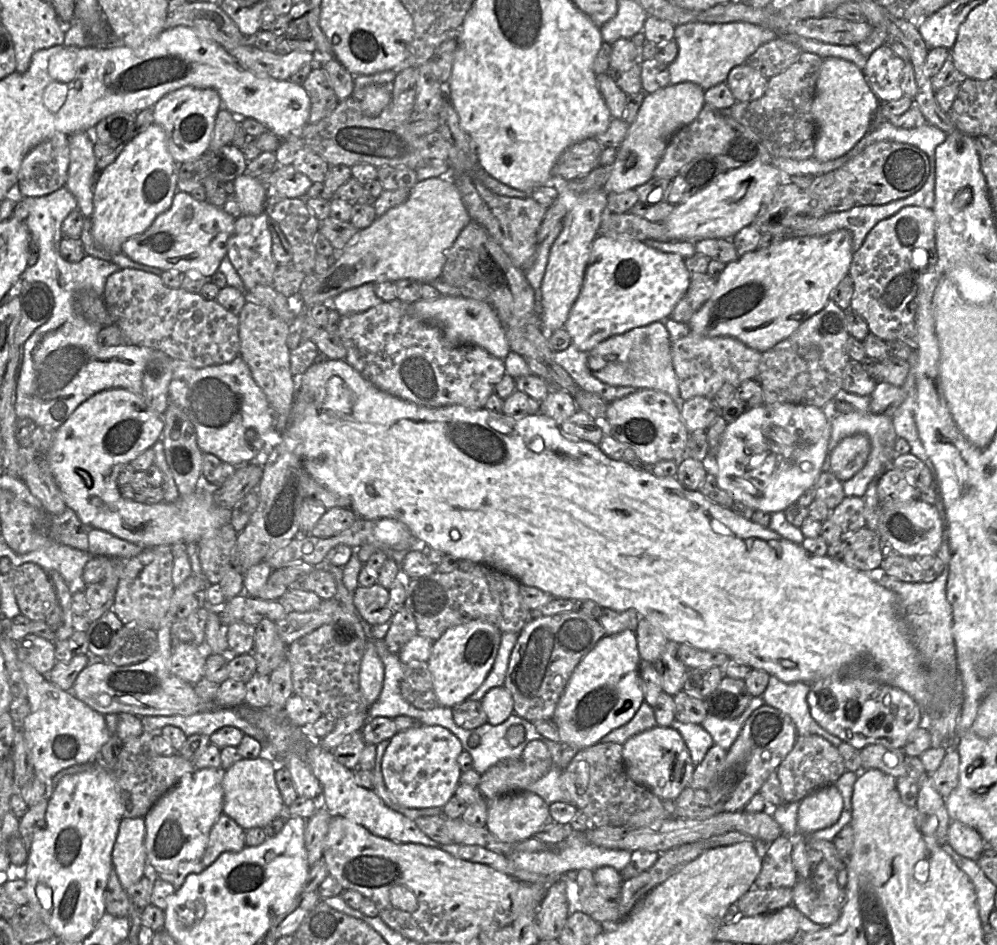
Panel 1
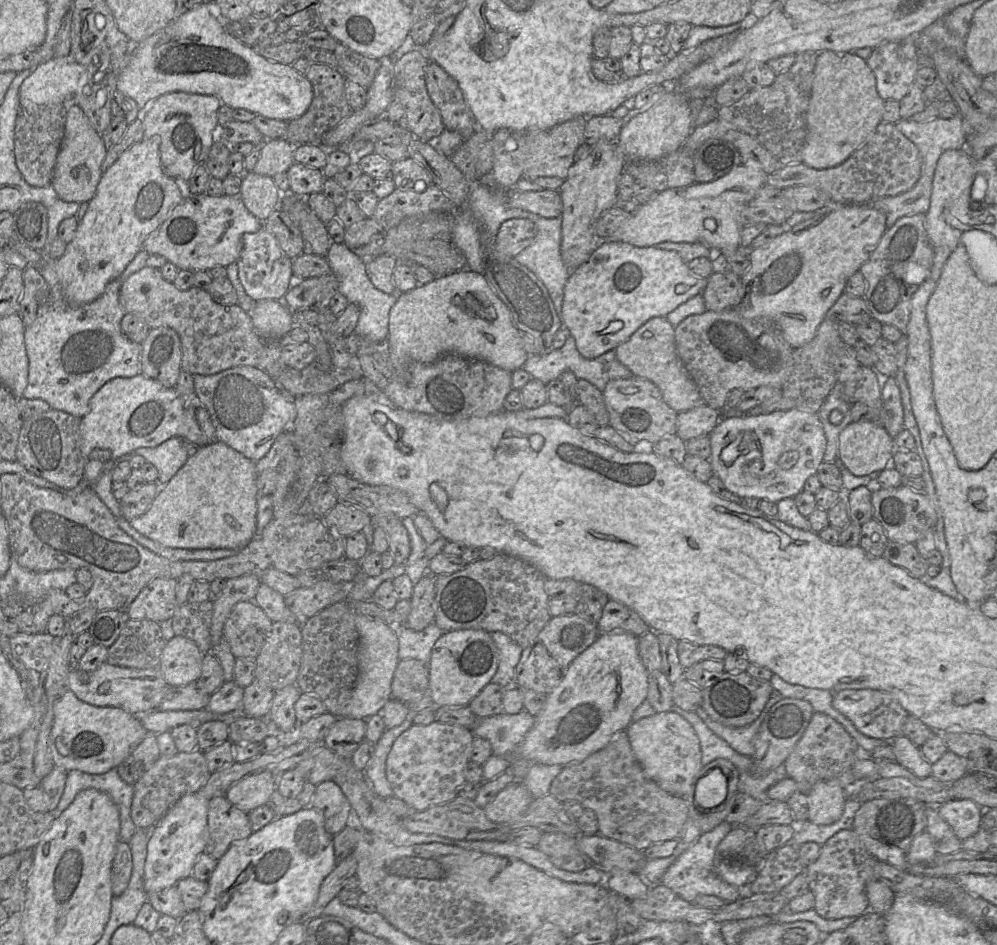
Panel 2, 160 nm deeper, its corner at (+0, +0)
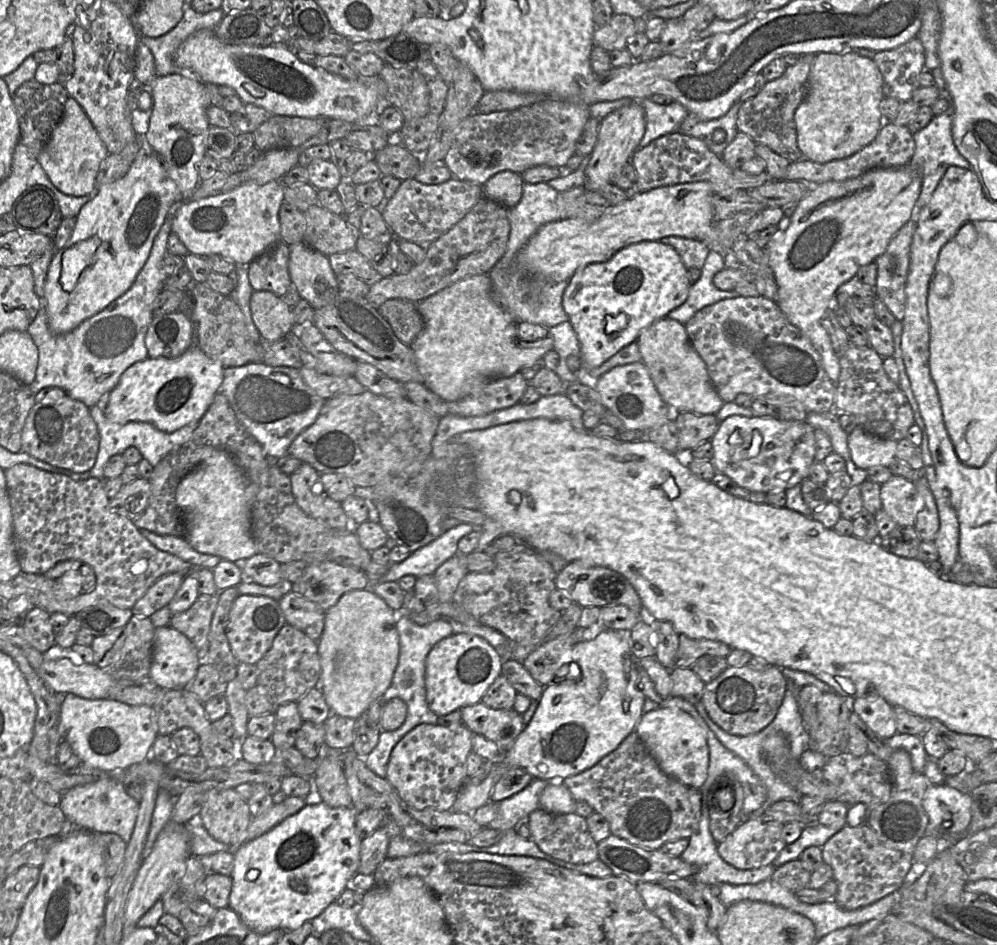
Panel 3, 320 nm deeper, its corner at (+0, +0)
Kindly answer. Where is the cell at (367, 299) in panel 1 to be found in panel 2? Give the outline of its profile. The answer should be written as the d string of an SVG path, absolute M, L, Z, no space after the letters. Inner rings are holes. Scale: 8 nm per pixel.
M343 242L334 243L326 255L328 264L339 282L338 292L343 294L348 303L355 304L360 311L354 334L362 340L387 342L389 335L389 313L397 301L397 294L386 294L372 284L367 272L366 262L353 253Z

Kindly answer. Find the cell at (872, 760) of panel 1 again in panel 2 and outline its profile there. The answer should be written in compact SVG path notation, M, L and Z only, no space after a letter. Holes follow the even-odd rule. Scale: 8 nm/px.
M899 735L890 741L894 753L894 760L910 770L915 776L925 778L931 775L932 764L921 754L919 747L908 738Z

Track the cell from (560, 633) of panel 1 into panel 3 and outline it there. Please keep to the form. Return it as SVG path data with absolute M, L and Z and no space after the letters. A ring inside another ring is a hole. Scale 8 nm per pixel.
M580 630L557 636L538 645L522 662L533 679L543 687L554 680L559 657L580 639Z

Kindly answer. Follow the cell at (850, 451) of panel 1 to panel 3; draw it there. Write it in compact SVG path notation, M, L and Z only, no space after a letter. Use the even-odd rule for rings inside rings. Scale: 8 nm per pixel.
M861 427L848 434L848 447L851 458L858 468L890 467L896 459L897 442L880 438Z

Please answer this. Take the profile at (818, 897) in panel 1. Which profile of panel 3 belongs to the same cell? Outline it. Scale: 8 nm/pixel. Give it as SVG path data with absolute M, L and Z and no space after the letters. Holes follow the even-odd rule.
M864 823L859 826L844 826L821 848L822 862L831 866L833 879L837 883L837 893L833 900L846 910L867 906L899 891L914 863L913 854L887 847L873 829Z

